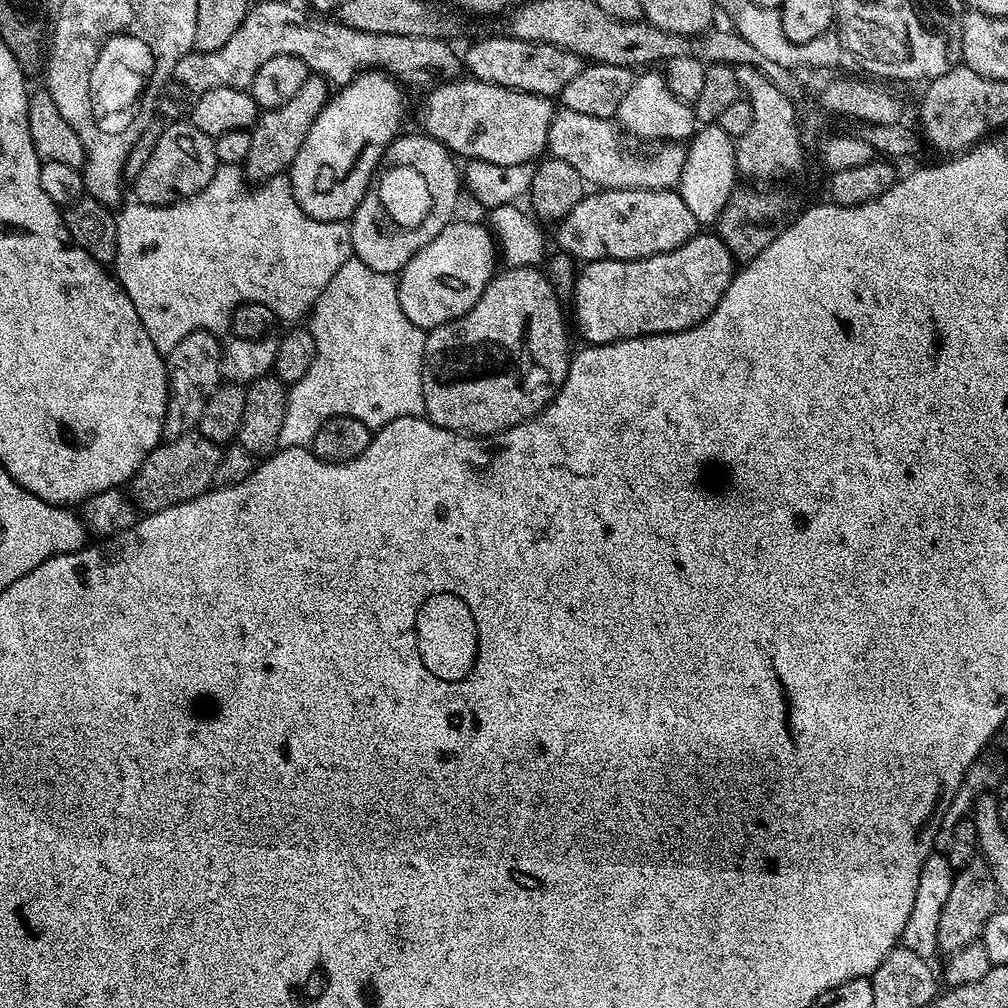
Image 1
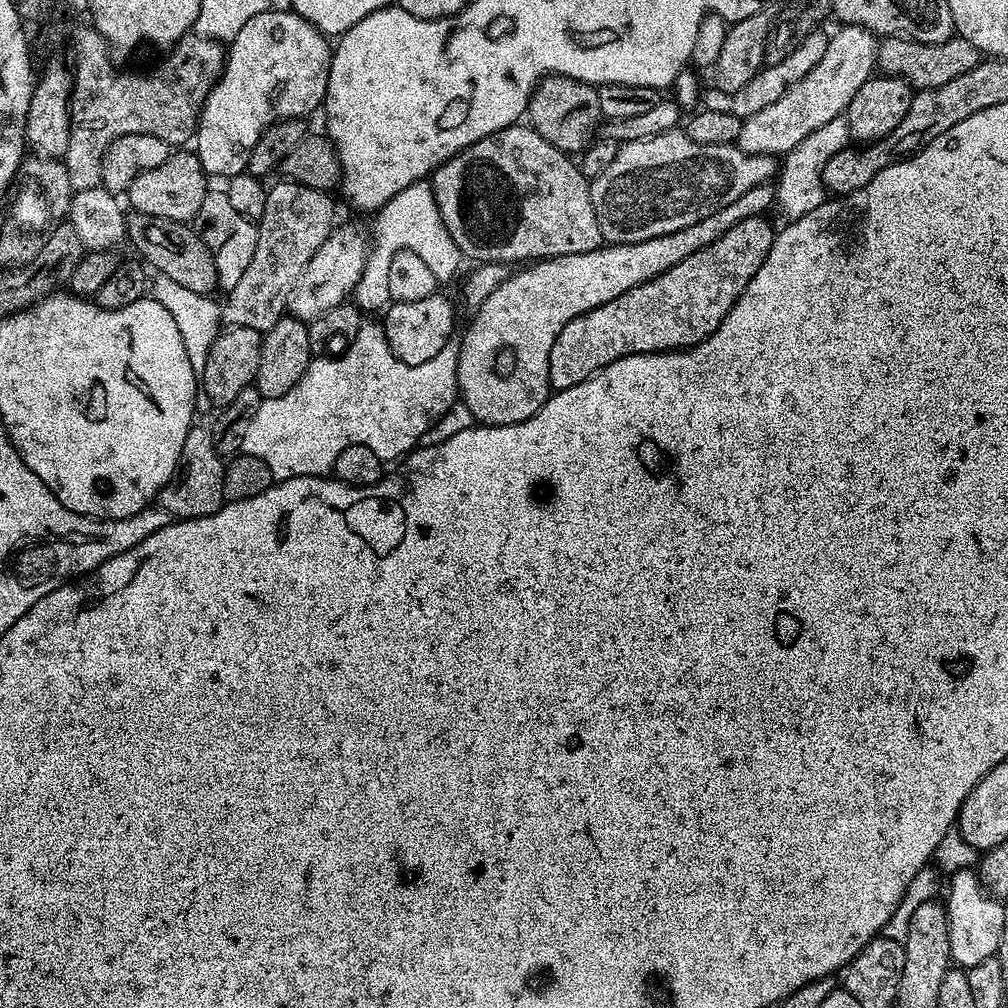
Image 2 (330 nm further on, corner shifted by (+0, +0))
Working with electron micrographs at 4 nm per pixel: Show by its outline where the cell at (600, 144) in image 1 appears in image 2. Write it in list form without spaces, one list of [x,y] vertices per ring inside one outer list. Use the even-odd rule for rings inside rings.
[[[684,130],[654,134],[654,138],[625,140],[619,145],[614,162],[591,181],[592,209],[608,244],[641,244],[646,238],[694,226],[706,214],[742,198],[746,190],[769,183],[777,172],[773,157],[744,152],[737,143],[702,146]]]

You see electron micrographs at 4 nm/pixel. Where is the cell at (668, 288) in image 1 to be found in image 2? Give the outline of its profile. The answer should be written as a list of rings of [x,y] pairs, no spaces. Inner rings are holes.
[[[755,216],[738,222],[738,226],[730,226],[718,242],[710,242],[706,250],[698,250],[698,254],[690,254],[690,258],[678,262],[678,266],[670,266],[666,274],[658,274],[658,278],[650,278],[650,282],[642,282],[634,286],[634,290],[626,290],[626,294],[618,294],[614,302],[606,302],[562,326],[562,334],[554,338],[554,346],[550,346],[550,382],[552,388],[559,390],[578,386],[578,382],[589,380],[595,372],[610,366],[618,358],[626,358],[643,352],[675,352],[681,348],[693,348],[710,334],[718,330],[722,318],[738,302],[738,298],[746,290],[750,278],[758,274],[758,270],[766,262],[766,254],[770,254],[770,246],[774,246],[777,229],[772,228],[768,218]]]

